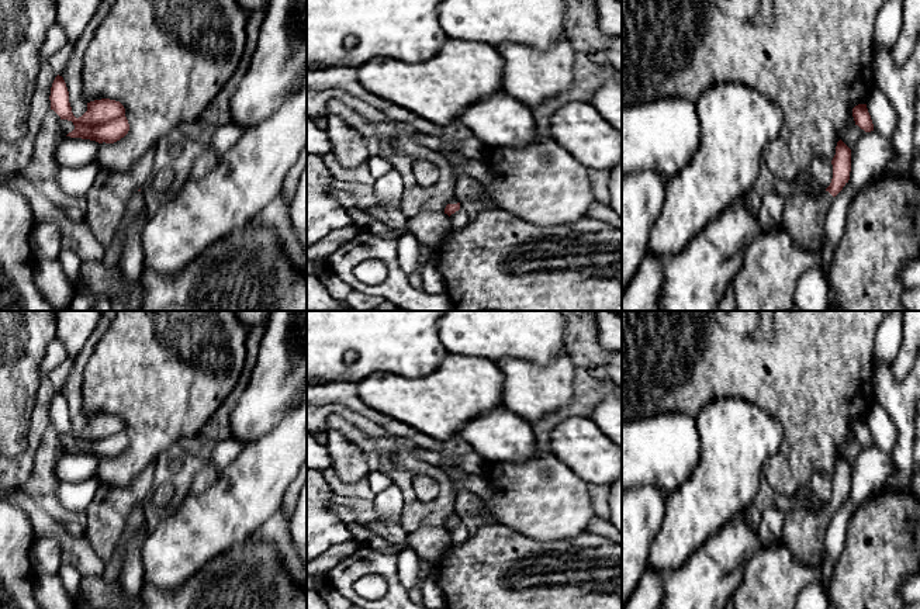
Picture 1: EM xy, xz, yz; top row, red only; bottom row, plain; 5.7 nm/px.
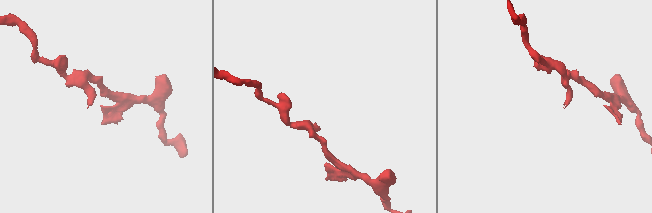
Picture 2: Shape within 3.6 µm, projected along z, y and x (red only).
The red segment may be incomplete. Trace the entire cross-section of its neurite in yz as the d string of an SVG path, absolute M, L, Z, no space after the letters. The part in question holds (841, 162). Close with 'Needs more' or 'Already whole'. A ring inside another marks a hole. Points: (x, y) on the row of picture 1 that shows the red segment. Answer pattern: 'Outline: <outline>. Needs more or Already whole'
Outline: M840 139L831 160L833 179L820 198L795 193L785 198L784 228L796 245L805 250L819 250L824 239L824 219L833 198L850 180L851 149Z. Needs more

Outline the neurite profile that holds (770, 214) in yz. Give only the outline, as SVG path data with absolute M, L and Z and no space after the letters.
M775 191L764 195L762 204L758 208L757 219L761 225L762 232L769 232L784 226L782 212L785 207L785 197Z

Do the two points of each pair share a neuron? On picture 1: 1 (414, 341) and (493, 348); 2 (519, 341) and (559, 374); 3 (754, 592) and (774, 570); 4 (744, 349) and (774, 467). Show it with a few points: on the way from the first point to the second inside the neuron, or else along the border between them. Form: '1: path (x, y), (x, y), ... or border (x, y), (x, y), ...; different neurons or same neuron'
1: border (436, 325), (439, 341), (448, 352); different neurons
2: border (564, 353), (547, 363), (515, 359); different neurons
3: path (760, 587), (771, 575); same neuron
4: path (770, 379), (794, 402), (794, 438); same neuron

